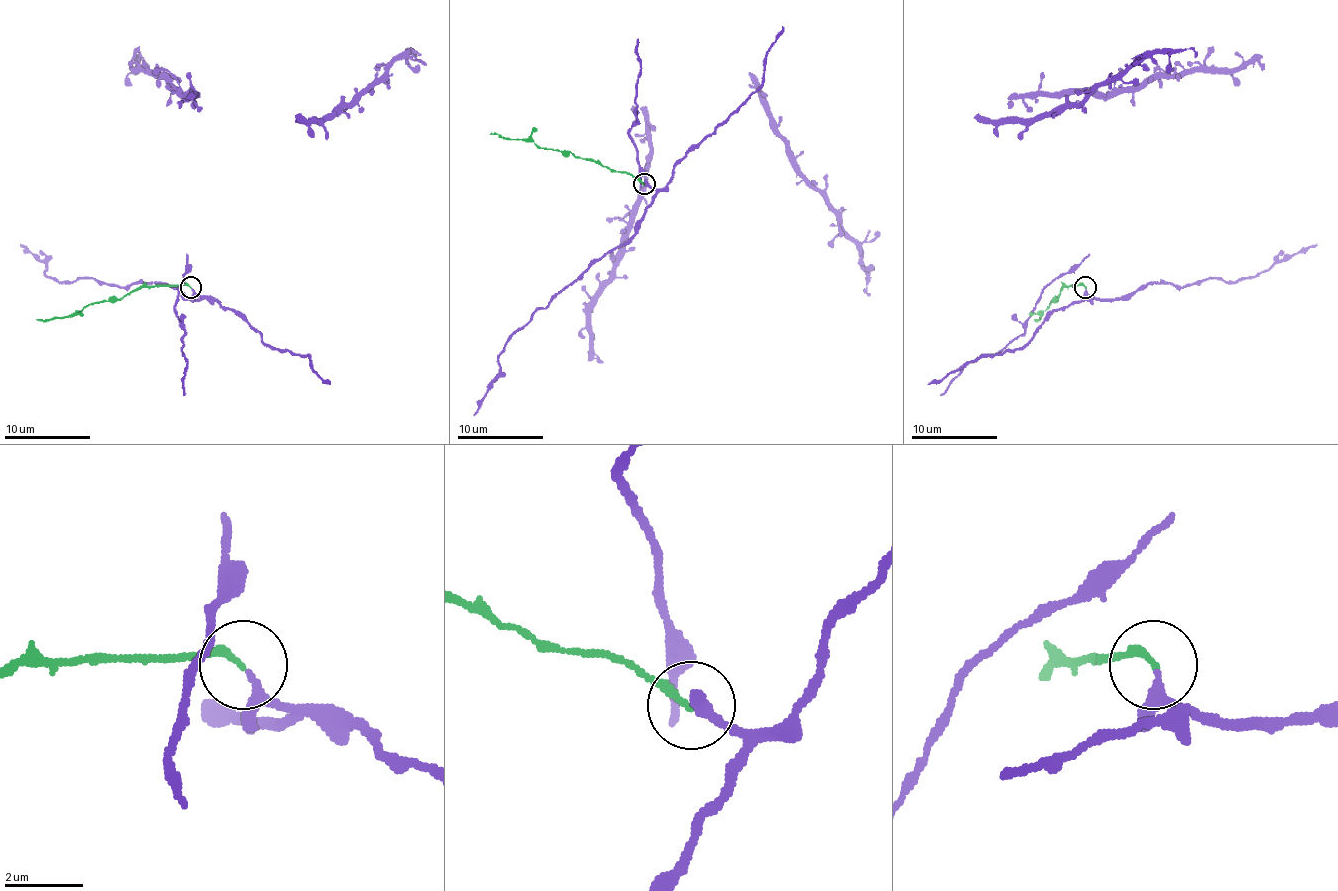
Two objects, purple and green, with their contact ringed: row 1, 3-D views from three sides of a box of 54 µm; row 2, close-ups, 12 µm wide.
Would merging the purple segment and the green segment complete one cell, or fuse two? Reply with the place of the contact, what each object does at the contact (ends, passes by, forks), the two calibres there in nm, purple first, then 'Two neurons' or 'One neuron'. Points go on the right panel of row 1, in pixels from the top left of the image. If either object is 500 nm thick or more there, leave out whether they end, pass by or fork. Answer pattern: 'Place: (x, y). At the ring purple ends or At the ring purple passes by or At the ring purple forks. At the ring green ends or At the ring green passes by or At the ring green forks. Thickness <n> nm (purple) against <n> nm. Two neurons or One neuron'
Place: (1085, 287). At the ring purple passes by. At the ring green ends. Thickness 180 nm (purple) against 190 nm. One neuron

